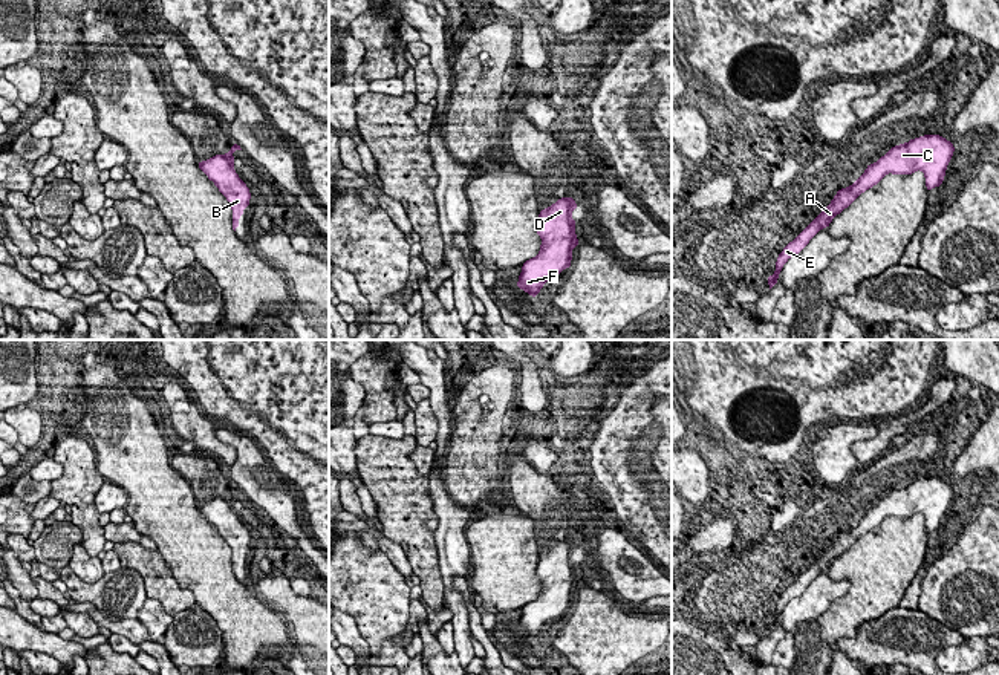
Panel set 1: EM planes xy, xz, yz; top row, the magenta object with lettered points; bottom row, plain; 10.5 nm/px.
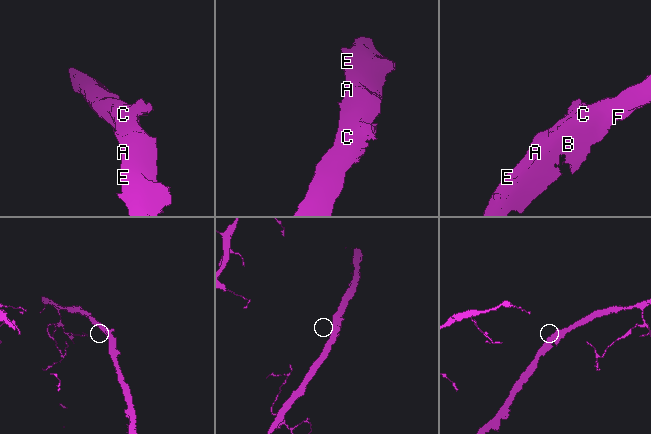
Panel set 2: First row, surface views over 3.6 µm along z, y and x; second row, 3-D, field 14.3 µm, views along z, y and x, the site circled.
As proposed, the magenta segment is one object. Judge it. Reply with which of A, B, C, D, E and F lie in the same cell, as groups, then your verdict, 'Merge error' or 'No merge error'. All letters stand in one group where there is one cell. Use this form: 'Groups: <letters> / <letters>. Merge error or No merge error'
Groups: A B C D E F. No merge error

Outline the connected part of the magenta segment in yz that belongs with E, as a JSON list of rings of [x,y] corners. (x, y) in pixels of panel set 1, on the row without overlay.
[[[924,478],[906,487],[893,488],[875,507],[867,508],[866,514],[854,528],[840,531],[826,553],[783,591],[777,598],[774,617],[766,620],[770,632],[777,628],[777,620],[786,603],[799,597],[822,571],[828,571],[831,563],[848,551],[863,534],[877,528],[887,516],[909,519],[916,513],[924,514],[926,531],[930,534],[942,527],[953,494],[953,487],[941,478]]]

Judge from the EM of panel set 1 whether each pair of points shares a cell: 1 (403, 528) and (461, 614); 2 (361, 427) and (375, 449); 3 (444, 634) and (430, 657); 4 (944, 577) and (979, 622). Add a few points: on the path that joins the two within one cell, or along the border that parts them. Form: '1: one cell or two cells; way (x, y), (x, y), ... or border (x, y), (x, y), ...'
1: two cells; border (436, 553), (445, 594)
2: two cells; border (369, 433), (358, 440)
3: two cells; border (435, 634), (439, 645), (449, 654), (455, 651)
4: one cell; way (955, 588), (978, 611)

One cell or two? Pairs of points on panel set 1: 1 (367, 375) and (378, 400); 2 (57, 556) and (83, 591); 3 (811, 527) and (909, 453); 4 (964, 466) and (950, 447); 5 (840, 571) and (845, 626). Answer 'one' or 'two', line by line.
1: one
2: two
3: one
4: two
5: one

